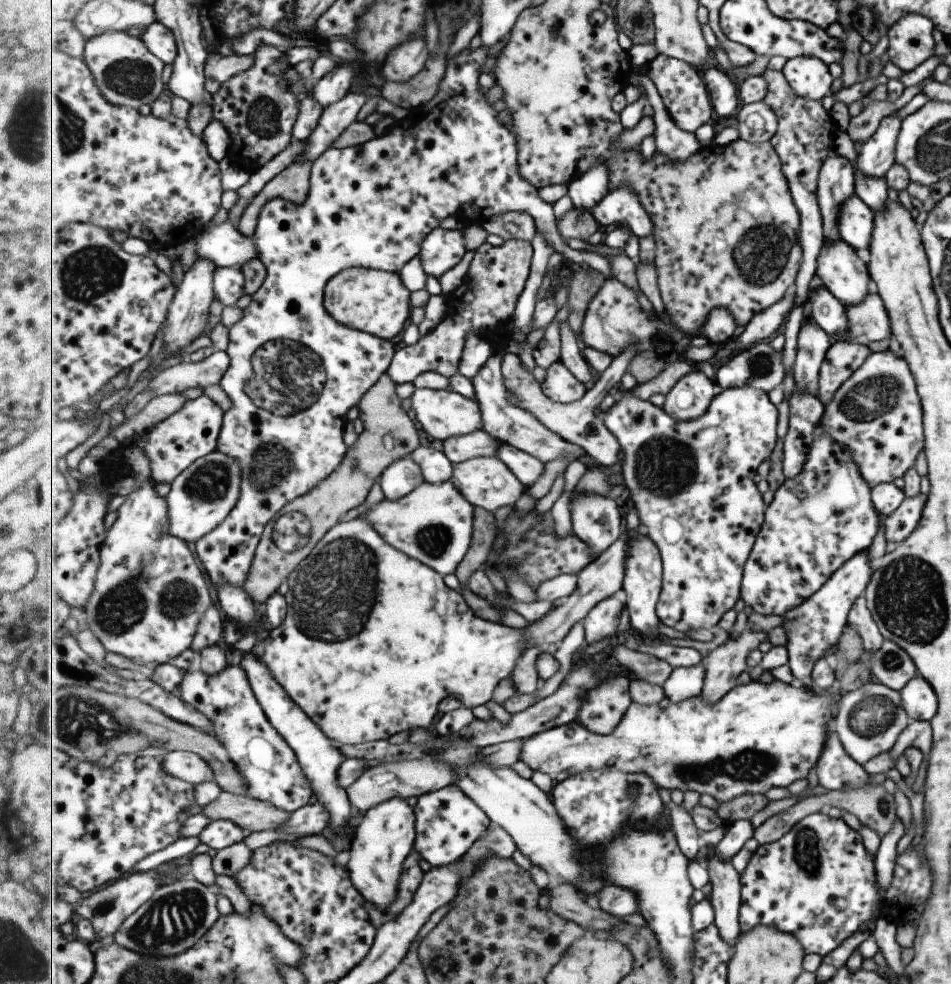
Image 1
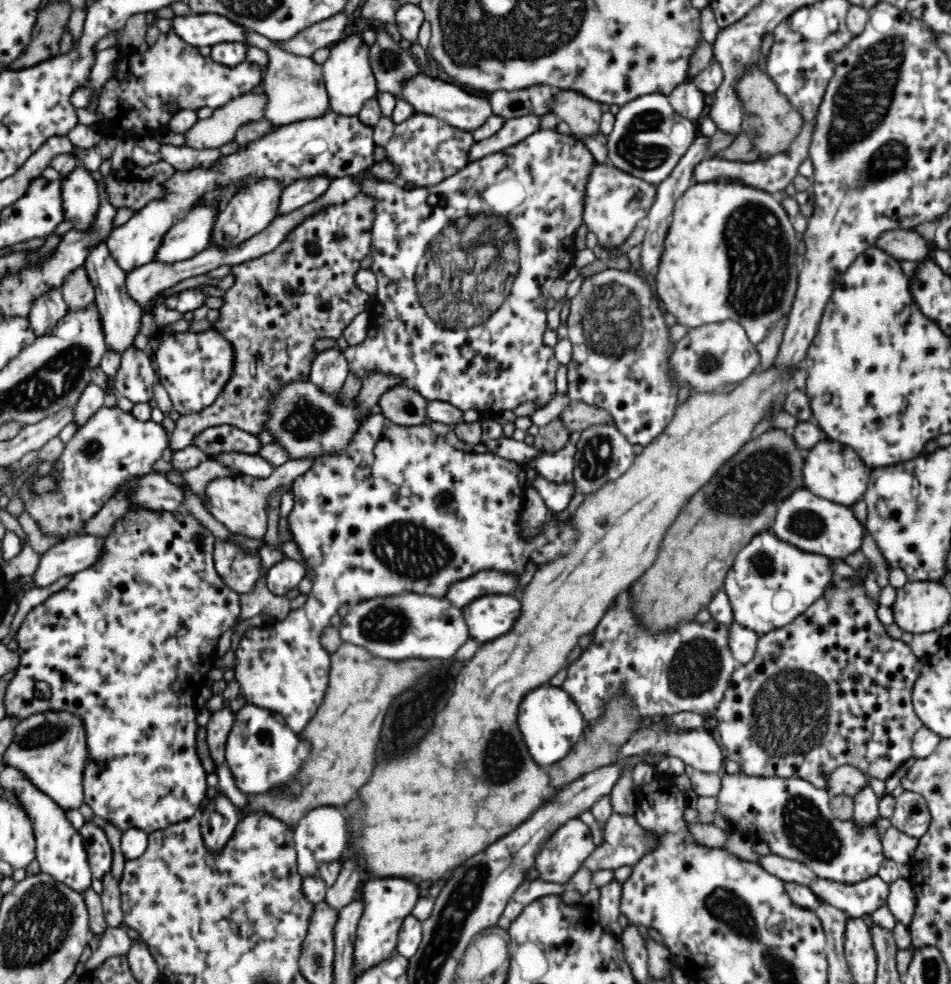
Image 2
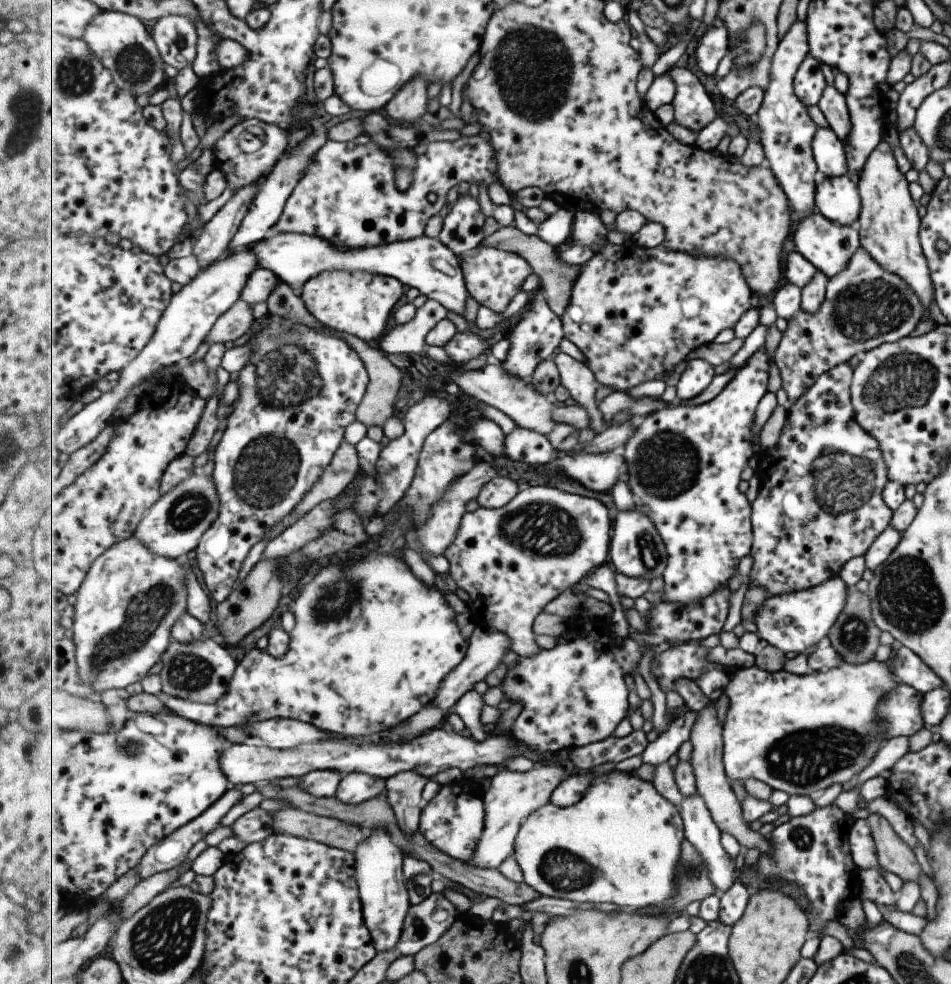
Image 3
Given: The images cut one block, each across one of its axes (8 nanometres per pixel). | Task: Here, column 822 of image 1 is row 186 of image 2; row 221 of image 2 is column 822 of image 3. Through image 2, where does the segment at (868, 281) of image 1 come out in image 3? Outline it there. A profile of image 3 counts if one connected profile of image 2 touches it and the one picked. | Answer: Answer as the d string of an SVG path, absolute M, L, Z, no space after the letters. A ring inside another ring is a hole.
M815 212L795 226L791 237L797 250L809 263L821 272L825 279L831 279L849 263L849 258L858 250L858 232L856 225L840 226L828 222L821 214Z

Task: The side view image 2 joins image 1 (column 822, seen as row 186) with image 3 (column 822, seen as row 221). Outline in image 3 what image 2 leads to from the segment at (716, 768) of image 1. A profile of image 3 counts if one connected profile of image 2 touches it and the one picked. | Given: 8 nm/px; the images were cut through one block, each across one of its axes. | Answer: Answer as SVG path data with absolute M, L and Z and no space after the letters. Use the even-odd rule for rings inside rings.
M871 660L859 665L851 665L842 661L841 664L827 671L813 672L806 676L795 676L795 674L789 674L782 669L776 673L765 672L755 665L751 668L726 669L725 671L728 671L730 676L730 684L726 689L730 699L730 708L726 715L726 722L722 722L723 761L727 777L731 782L753 778L766 783L774 790L784 791L789 796L819 794L821 791L824 792L831 784L843 785L843 782L847 782L853 774L858 774L859 770L862 770L871 761L873 754L883 744L882 739L876 738L876 731L874 730L875 706L884 694L897 684L890 676L888 666L884 662Z

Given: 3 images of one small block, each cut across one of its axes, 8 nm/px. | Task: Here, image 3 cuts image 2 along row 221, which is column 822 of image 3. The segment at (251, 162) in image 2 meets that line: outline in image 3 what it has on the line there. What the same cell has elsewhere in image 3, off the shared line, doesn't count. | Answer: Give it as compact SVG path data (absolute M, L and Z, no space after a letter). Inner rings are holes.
M828 126L817 127L811 142L811 151L818 175L826 178L846 175L848 166L844 146Z

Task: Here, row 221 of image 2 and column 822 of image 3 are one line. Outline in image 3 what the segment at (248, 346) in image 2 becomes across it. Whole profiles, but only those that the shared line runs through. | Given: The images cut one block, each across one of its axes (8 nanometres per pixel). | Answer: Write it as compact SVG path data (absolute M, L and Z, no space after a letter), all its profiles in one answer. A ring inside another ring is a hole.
M860 247L849 258L841 273L826 280L824 300L815 314L808 314L804 309L788 322L788 330L782 334L774 361L780 370L782 387L788 394L788 402L795 405L810 387L831 368L848 362L857 352L867 353L878 345L895 343L916 327L922 311L913 292L896 276L884 272Z

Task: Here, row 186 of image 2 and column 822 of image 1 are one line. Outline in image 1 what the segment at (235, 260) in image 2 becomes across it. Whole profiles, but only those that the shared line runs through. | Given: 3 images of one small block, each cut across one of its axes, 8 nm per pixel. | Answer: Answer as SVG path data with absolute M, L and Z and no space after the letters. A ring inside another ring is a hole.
M811 321L801 328L798 344L798 358L794 366L794 388L809 392L817 398L818 371L831 346L831 338Z

